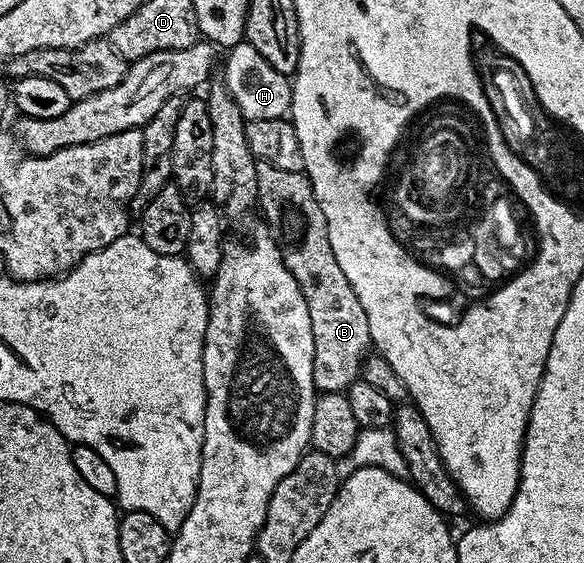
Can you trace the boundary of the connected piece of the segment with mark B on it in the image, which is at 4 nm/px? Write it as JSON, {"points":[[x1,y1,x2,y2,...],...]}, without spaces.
{"points":[[256,160,257,167,257,202,258,212,263,212,267,220,270,236,279,244,285,267,297,279,301,291,305,295,305,303,309,307,309,323,313,327,313,379,319,393,342,393,360,380,363,363,372,348,369,335,369,319,365,319,365,307,361,307,361,299,349,287,349,279,345,279,345,271,341,271,341,263,337,263,337,255,333,255,333,247,329,247,329,227,325,223,325,211,321,211,321,203,311,186,306,172,281,171,281,167,273,167,273,163]]}

